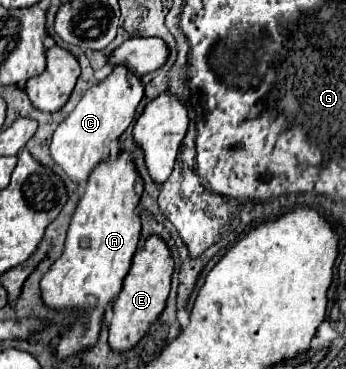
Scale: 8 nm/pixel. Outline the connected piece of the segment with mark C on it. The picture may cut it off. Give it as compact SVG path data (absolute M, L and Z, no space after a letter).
M115 65L113 71L97 85L93 85L77 103L77 107L63 119L53 133L51 157L63 167L63 171L77 183L89 179L91 169L109 157L109 143L131 125L135 109L143 99L143 83L127 65Z

